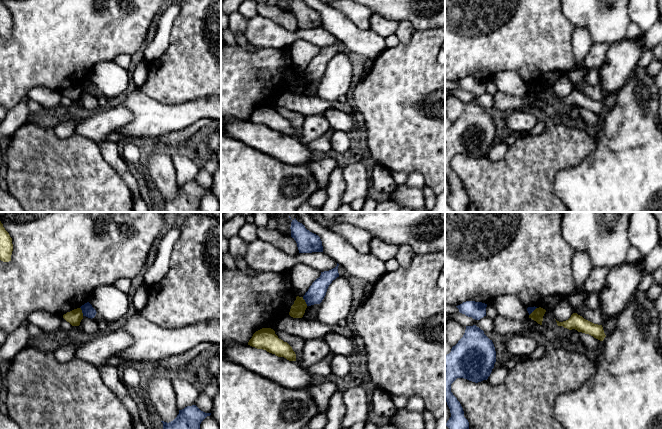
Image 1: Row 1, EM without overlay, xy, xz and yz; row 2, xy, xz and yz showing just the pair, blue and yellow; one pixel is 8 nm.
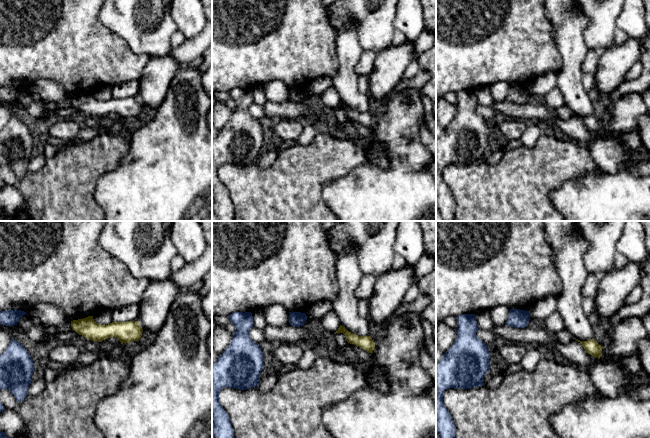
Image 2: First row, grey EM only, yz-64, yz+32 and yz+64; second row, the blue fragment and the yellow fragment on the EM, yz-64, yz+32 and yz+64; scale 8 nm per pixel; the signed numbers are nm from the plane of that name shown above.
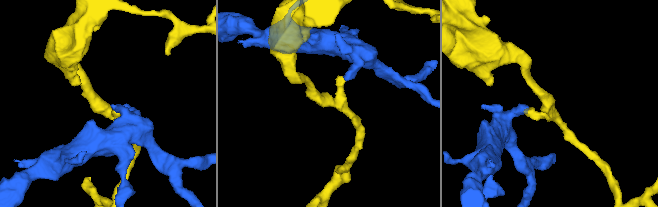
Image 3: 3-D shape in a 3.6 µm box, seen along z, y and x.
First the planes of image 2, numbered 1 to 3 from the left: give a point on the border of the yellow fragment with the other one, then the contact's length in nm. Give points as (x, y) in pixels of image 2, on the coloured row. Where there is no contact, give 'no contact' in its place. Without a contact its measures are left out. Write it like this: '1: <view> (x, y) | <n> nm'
1: no contact
2: no contact
3: no contact

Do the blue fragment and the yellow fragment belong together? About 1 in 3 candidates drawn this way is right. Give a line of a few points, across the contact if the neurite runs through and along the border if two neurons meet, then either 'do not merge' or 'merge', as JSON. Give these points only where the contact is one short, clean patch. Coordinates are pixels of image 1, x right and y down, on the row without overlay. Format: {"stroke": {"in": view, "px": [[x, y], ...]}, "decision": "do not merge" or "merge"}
{"stroke": {"in": "xz", "px": [[302, 73], [307, 81]]}, "decision": "do not merge"}

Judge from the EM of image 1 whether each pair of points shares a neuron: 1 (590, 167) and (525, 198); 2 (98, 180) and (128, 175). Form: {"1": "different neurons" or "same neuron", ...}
{"1": "different neurons", "2": "different neurons"}

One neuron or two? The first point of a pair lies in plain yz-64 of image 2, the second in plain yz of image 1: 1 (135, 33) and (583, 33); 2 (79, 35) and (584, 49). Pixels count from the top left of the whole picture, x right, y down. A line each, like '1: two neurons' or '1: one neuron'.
1: two neurons
2: two neurons

